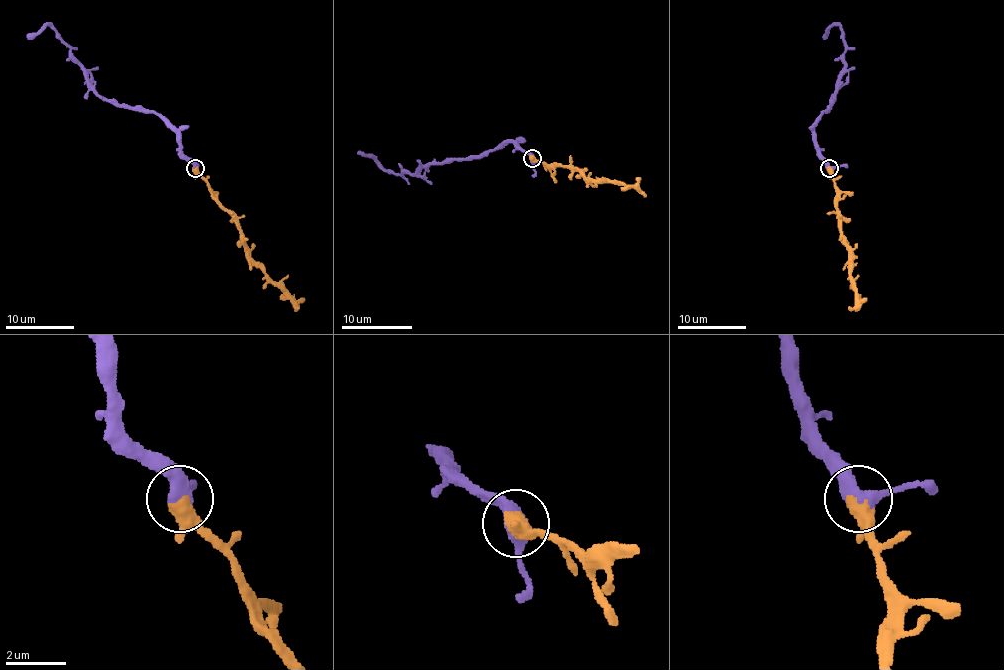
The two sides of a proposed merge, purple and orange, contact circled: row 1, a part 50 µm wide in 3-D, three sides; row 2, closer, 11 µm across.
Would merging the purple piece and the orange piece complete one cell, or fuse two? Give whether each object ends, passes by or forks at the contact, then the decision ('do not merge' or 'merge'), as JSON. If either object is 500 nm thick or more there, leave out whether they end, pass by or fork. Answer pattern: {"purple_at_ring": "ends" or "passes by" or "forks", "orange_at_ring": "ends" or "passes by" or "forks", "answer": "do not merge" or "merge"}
{"answer": "merge"}

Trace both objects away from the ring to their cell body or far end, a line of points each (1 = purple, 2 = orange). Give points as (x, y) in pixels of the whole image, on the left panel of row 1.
1: (194, 168), (181, 149), (181, 137), (152, 112), (116, 106), (106, 101), (50, 25), (45, 25), (27, 38)
2: (194, 168), (212, 197), (235, 222), (247, 255), (297, 301), (304, 297)

